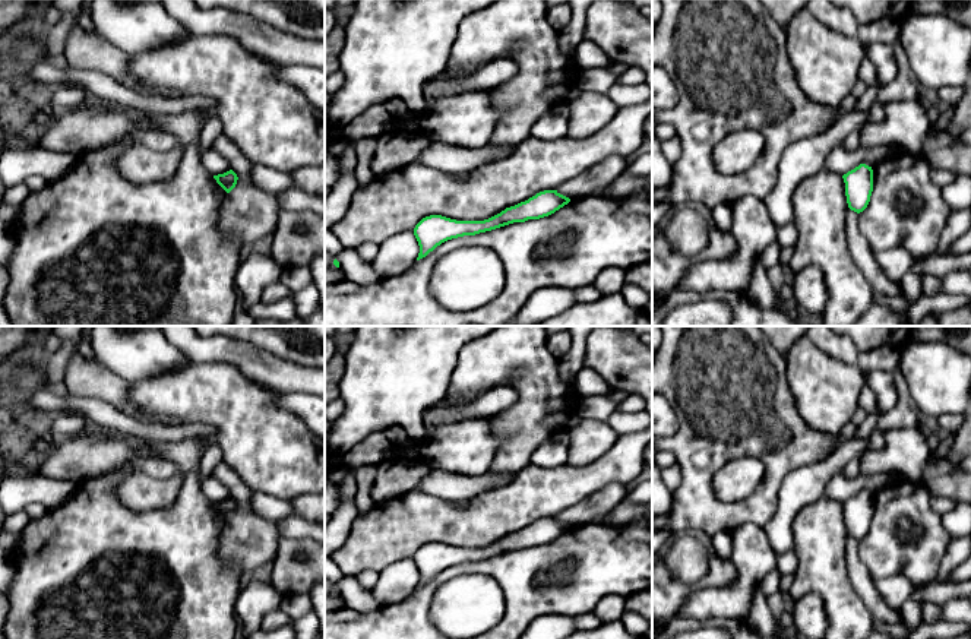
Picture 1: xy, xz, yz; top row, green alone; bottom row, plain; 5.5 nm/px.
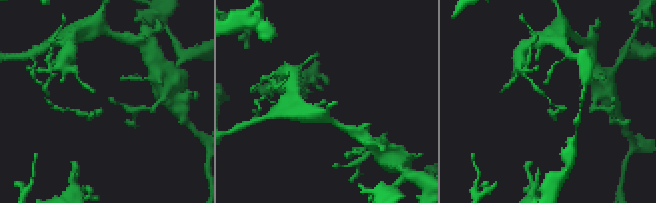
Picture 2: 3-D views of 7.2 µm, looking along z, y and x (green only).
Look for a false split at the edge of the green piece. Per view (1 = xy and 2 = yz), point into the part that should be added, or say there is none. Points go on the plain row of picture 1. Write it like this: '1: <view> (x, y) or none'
1: none
2: none

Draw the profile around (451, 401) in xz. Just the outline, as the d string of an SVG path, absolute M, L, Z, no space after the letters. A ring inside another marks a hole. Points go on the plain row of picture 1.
M445 395L445 398L442 399L442 404L449 409L461 409L462 407L475 401L478 396L480 395L468 395L468 396L458 398L455 395Z

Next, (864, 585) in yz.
M848 537L845 544L845 559L850 581L858 594L858 597L866 602L874 620L877 623L898 624L902 621L899 610L891 608L880 597L876 588L876 579L870 575L866 564L858 556L858 541Z

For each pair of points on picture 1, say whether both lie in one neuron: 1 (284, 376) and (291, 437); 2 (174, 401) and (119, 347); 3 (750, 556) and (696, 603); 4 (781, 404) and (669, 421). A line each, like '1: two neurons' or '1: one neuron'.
1: two neurons
2: two neurons
3: one neuron
4: two neurons

